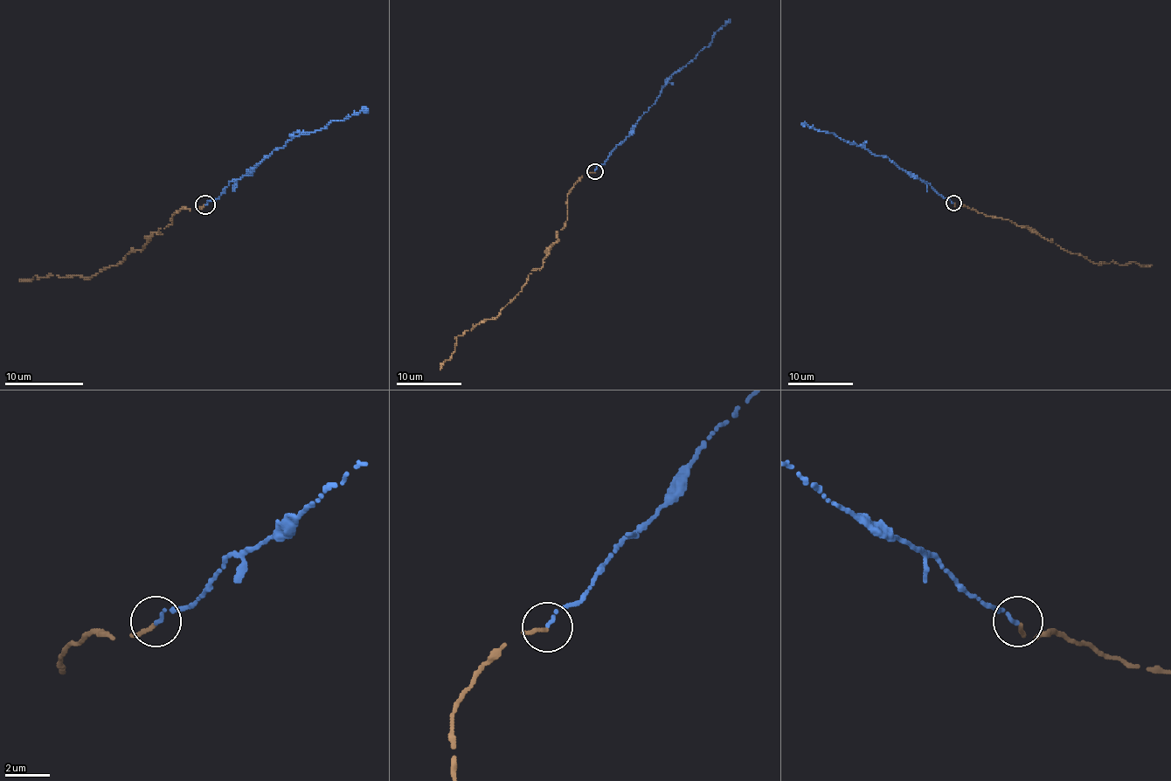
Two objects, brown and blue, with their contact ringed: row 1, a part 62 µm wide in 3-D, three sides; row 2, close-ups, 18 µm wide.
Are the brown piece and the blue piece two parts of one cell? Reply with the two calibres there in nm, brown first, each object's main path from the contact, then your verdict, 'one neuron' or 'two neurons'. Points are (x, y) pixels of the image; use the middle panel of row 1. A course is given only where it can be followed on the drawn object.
180 nm thick on the brown side, 150 nm on the other; brown runs (595, 172), (582, 176), (567, 195), (567, 219), (541, 266), (533, 268), (501, 313), (458, 335), (440, 369); blue runs (595, 170), (648, 110), (667, 81), (709, 45), (714, 34), (730, 19); one neuron

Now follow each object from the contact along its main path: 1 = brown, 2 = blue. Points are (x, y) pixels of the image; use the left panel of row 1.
1: (205, 204), (182, 209), (141, 250), (131, 250), (117, 266), (92, 277), (19, 279)
2: (205, 204), (292, 138), (368, 108)

